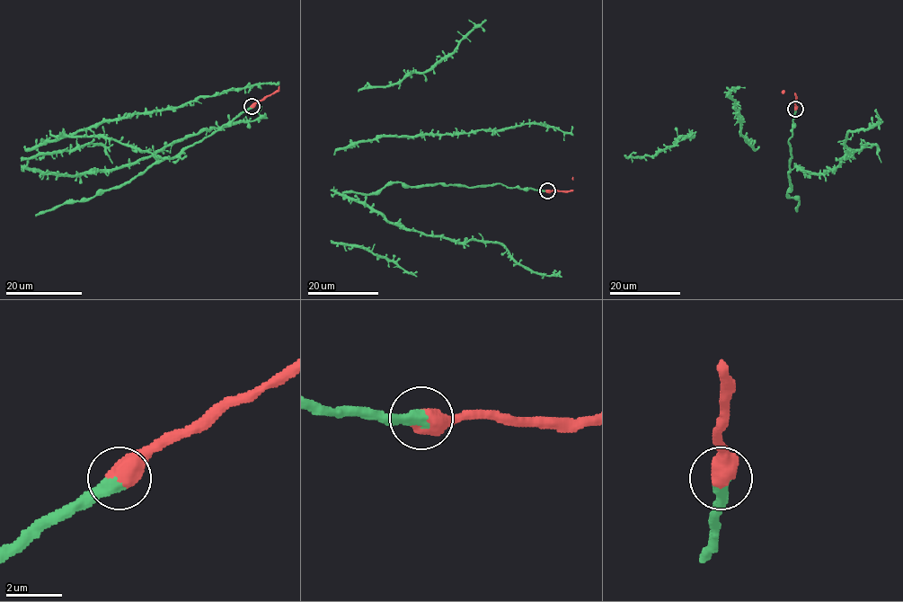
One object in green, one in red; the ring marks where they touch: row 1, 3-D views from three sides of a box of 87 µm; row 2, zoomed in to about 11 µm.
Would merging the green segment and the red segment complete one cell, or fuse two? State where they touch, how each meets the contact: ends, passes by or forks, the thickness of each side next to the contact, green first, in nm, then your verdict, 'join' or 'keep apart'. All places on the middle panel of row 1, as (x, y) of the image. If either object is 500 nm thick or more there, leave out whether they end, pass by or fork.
(547, 190) | 480/750 nm | join

